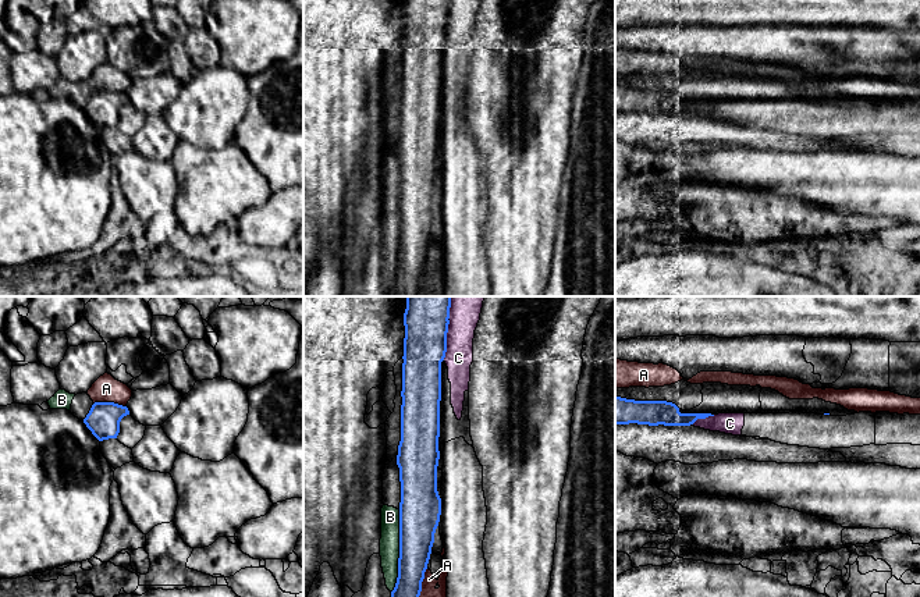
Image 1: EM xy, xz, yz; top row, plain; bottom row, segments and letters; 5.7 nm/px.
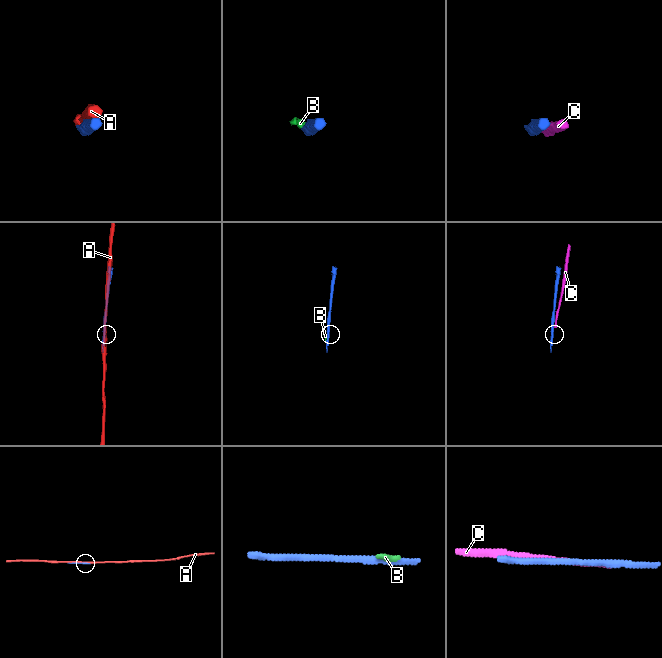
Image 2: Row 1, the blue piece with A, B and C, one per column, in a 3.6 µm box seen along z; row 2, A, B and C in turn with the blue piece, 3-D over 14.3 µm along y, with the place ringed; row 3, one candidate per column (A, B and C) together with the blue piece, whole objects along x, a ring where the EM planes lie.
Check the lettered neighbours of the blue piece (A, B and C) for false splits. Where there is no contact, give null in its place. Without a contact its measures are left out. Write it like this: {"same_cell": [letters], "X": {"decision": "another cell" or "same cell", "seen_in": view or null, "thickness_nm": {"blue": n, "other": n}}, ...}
{"same_cell": [], "A": {"decision": "another cell", "seen_in": "xy", "thickness_nm": {"blue": 190, "other": 160}}, "B": {"decision": "another cell", "seen_in": "xz", "thickness_nm": {"blue": 240, "other": 110}}, "C": {"decision": "another cell", "seen_in": "xz", "thickness_nm": {"blue": 260, "other": 190}}}

